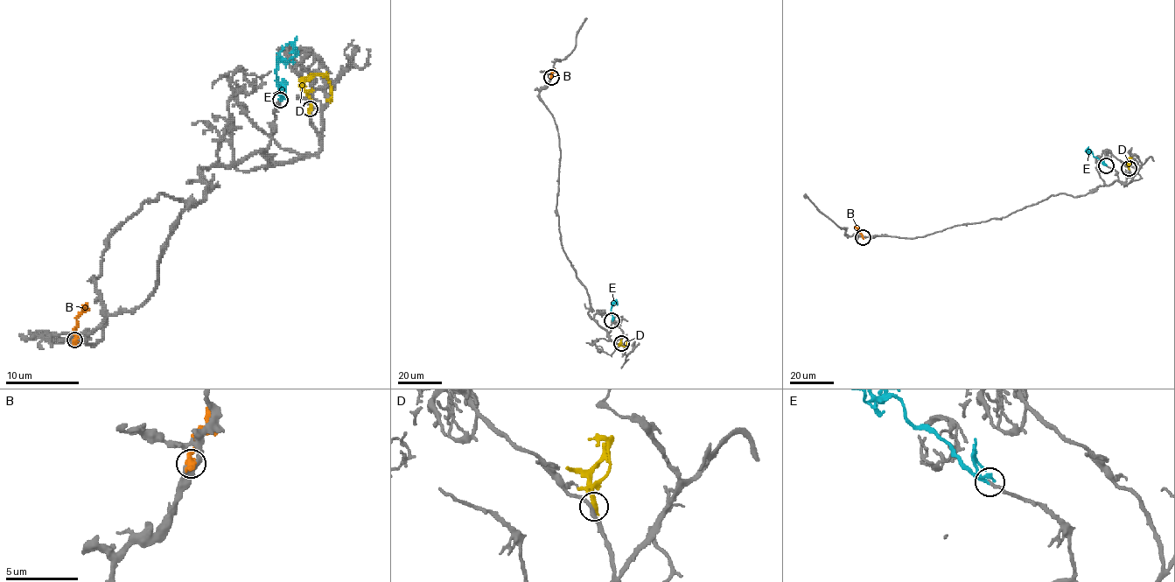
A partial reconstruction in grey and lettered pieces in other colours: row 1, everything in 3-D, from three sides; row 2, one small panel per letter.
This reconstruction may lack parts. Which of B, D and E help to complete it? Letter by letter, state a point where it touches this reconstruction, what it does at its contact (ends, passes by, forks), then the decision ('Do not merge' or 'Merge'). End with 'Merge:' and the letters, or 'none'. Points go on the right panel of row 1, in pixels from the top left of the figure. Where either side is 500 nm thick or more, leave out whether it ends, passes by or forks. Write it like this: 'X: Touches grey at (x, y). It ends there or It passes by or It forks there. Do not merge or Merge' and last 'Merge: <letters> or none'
B: Touches grey at (863, 237). It ends there. Do not merge
D: Touches grey at (1129, 168). It ends there. Do not merge
E: Touches grey at (1106, 165). It ends there. Merge
Merge: E

